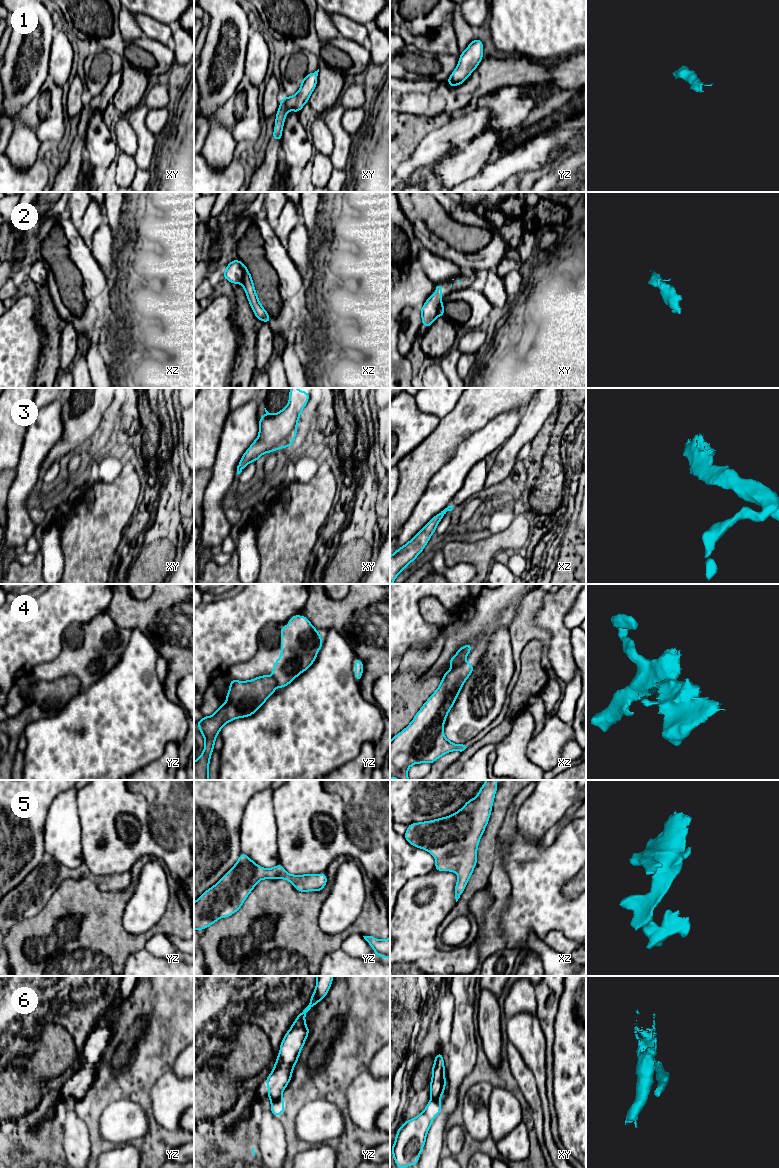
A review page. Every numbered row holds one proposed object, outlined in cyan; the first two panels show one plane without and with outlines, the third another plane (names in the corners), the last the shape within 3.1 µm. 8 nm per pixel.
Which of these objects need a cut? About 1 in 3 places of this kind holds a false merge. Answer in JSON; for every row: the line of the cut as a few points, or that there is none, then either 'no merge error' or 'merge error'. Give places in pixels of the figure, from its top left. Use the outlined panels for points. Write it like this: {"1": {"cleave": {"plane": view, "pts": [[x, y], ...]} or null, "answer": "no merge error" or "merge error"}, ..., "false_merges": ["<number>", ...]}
{"1": {"cleave": null, "answer": "no merge error"}, "2": {"cleave": {"plane": "xz", "pts": [[240, 262], [243, 268], [241, 282]]}, "answer": "merge error"}, "3": {"cleave": null, "answer": "no merge error"}, "4": {"cleave": {"plane": "xz", "pts": [[463, 661], [454, 666]]}, "answer": "merge error"}, "5": {"cleave": null, "answer": "no merge error"}, "6": {"cleave": {"plane": "yz", "pts": [[280, 1096], [272, 1102]]}, "answer": "merge error"}, "false_merges": ["2", "4", "6"]}

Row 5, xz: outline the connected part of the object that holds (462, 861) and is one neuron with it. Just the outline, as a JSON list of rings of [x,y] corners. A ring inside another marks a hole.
[[[487,780],[477,796],[468,800],[458,812],[432,821],[411,823],[404,834],[411,845],[429,851],[435,857],[435,871],[452,871],[459,875],[455,886],[456,902],[476,866],[477,846],[489,821],[497,788],[497,780]]]

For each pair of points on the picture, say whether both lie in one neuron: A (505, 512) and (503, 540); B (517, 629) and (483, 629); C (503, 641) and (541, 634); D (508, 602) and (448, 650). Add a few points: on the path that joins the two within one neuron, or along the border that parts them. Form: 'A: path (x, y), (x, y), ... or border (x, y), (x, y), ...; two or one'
A: border (515, 515), (513, 520), (503, 530), (491, 534); two
B: path (509, 622), (491, 622); one
C: border (500, 626), (505, 626), (509, 630), (514, 663); two
D: path (493, 613), (475, 631), (466, 632), (463, 635); one

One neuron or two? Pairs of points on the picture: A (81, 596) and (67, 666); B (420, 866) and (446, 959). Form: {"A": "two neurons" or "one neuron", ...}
{"A": "two neurons", "B": "two neurons"}

